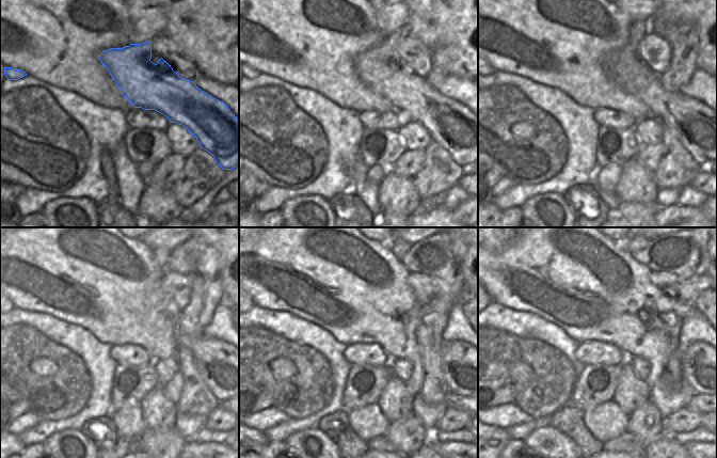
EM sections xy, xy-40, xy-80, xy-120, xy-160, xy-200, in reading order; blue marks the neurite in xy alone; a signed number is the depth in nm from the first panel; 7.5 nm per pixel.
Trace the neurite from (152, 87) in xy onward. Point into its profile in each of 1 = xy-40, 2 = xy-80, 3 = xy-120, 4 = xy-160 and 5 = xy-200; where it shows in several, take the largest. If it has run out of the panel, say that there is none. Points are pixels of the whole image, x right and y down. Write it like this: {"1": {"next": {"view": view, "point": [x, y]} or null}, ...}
{"1": {"next": {"view": "xy-40", "point": [450, 124]}}, "2": {"next": {"view": "xy-80", "point": [695, 124]}}, "3": {"next": {"view": "xy-120", "point": [217, 361]}}, "4": {"next": {"view": "xy-160", "point": [456, 357]}}, "5": {"next": {"view": "xy-200", "point": [695, 362]}}}

